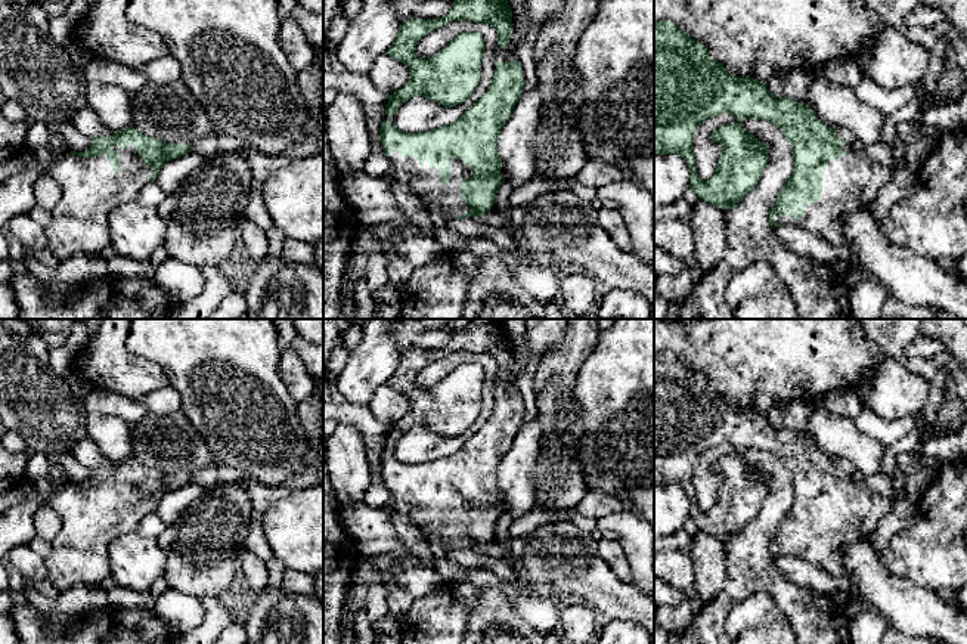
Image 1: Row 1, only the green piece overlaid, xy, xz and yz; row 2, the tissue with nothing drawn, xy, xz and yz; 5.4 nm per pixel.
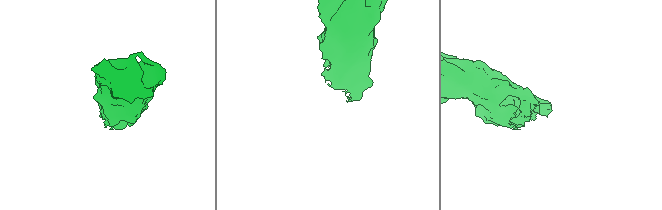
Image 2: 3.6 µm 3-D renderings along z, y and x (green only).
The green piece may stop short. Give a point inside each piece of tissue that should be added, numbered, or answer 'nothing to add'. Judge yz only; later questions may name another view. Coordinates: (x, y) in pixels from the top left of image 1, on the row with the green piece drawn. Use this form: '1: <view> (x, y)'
1: yz (851, 183)

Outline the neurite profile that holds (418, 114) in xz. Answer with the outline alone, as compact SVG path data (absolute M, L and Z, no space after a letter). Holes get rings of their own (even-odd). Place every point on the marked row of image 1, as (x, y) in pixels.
M453 21L438 30L424 35L415 53L422 58L431 58L447 46L456 35L468 31L478 32L484 40L484 53L481 61L481 80L474 93L456 106L443 106L425 96L415 96L399 106L393 123L403 131L418 133L444 127L458 120L475 100L478 100L490 87L496 69L498 32L490 24L477 24L471 21Z

